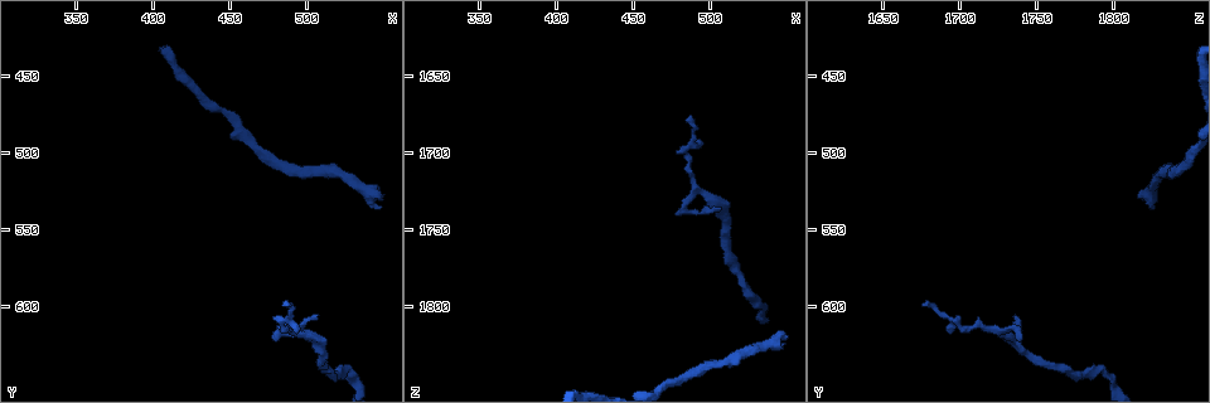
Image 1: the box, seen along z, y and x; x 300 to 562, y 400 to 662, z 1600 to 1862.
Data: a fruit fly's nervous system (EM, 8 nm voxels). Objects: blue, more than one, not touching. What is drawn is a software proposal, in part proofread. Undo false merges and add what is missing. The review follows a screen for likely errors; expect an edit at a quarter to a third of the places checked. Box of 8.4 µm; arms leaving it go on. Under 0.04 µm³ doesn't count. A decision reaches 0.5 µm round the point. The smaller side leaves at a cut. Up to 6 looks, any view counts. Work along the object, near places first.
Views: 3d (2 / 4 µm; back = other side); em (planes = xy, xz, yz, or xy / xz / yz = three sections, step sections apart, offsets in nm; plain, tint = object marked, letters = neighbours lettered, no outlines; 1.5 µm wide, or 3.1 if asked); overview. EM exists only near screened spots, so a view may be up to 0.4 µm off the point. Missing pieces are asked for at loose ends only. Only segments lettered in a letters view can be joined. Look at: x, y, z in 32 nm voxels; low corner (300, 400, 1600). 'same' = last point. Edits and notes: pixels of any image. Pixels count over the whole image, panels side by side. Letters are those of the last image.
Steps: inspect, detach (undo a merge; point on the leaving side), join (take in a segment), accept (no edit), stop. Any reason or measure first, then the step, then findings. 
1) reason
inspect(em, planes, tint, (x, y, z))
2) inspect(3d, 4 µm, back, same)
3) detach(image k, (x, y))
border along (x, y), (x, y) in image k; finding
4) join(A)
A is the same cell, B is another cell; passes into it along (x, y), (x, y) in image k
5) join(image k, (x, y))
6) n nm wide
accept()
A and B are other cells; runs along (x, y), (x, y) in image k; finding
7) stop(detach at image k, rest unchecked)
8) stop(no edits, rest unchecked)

sharp bend
inspect(3d, 4 µm, (528, 640, 1794))

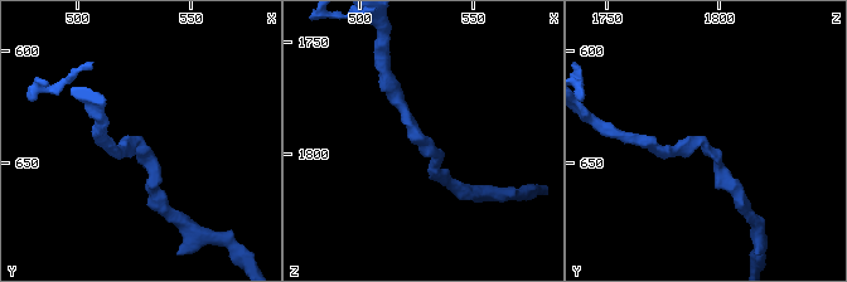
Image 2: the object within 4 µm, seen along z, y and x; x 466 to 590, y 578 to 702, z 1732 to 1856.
arms of 180, 190 nm
inspect(em, xz, step 8, tint, (526, 640, 1794))

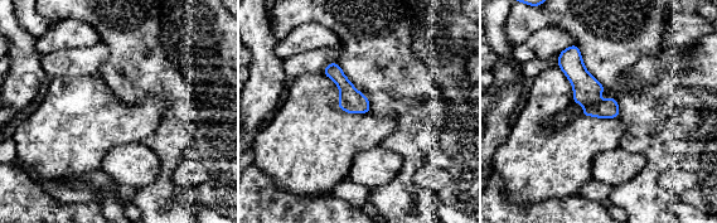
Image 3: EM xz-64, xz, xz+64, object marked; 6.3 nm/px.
another direction
inspect(em, planes, letters, same)

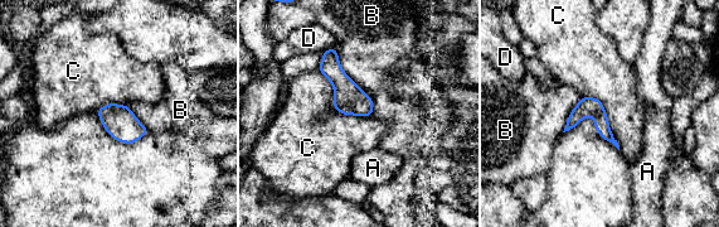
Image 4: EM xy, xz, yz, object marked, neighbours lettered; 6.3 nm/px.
accept()
A, B, C and D are other cells; border along (319, 69), (340, 112), (372, 115) in image 4; continuous, no second neuron

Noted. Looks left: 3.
inspect(3d, 2 µm, (506, 604, 1736))

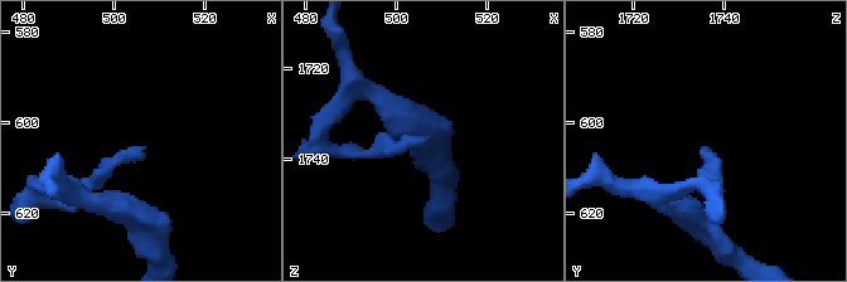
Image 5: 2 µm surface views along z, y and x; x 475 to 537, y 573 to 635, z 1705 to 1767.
inspect(em, yz, step 4, tint, (506, 605, 1735))

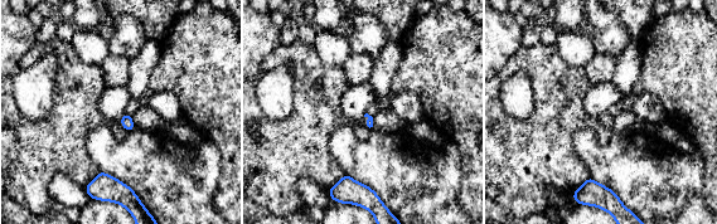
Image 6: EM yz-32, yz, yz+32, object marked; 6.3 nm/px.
inspect(em, planes, letters, same)

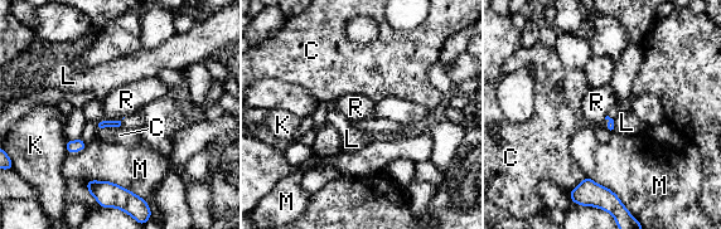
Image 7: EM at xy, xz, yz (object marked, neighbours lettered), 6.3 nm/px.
M touches over 420 nm
accept()
C, K, L, M and R are other cells; none of them fits

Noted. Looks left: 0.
stop(no edits, rest unchecked)

